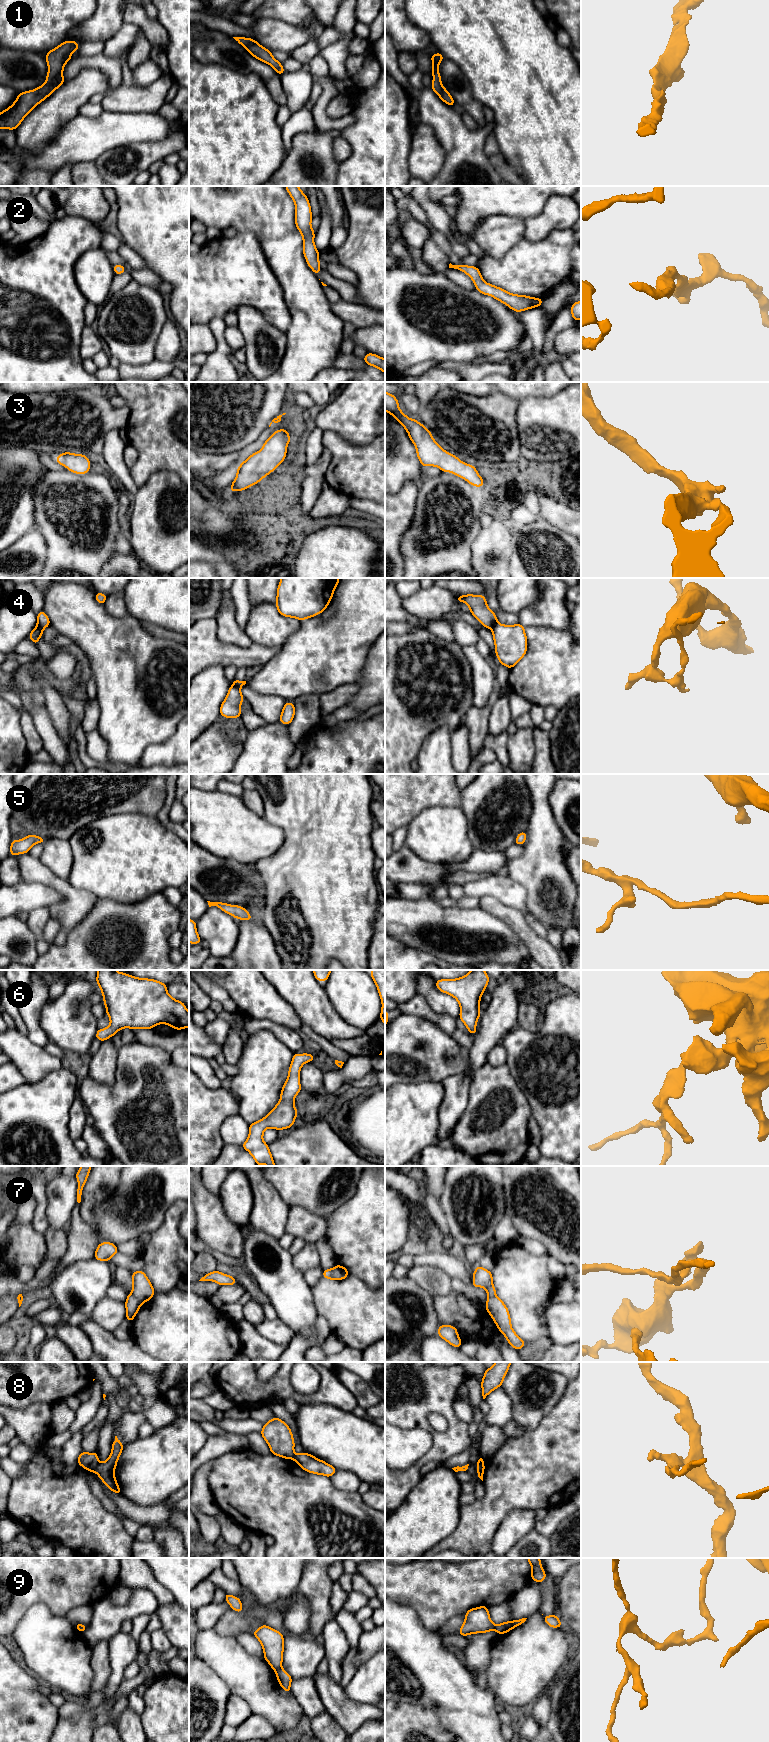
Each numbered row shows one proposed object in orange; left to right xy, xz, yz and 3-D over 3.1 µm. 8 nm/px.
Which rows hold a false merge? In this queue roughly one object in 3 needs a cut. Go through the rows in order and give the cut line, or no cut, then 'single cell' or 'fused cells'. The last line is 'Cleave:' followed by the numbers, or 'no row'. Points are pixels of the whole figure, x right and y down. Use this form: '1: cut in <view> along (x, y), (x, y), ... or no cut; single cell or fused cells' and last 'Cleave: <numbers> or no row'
1: no cut; single cell
2: no cut; single cell
3: no cut; single cell
4: cut in xz along (233, 684), (239, 689); fused cells
5: no cut; single cell
6: no cut; single cell
7: cut in xy along (131, 1292), (142, 1302); fused cells
8: cut in xy along (99, 1463), (94, 1471); fused cells
9: cut in xz along (280, 1667), (275, 1671); fused cells
Cleave: 4, 7, 8, 9

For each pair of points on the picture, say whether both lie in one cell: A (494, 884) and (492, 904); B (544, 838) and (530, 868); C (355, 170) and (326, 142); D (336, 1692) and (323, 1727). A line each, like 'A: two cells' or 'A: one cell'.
A: two cells
B: one cell
C: two cells
D: two cells

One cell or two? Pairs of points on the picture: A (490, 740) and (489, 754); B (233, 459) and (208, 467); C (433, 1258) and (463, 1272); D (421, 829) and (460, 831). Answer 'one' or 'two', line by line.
A: two
B: one
C: one
D: one

